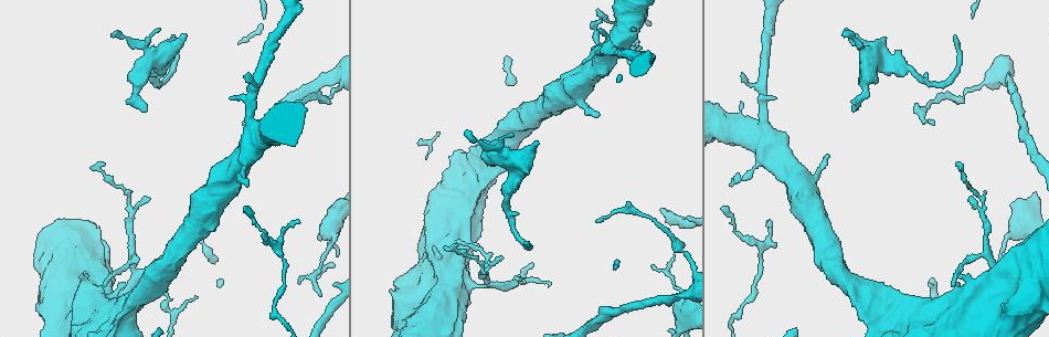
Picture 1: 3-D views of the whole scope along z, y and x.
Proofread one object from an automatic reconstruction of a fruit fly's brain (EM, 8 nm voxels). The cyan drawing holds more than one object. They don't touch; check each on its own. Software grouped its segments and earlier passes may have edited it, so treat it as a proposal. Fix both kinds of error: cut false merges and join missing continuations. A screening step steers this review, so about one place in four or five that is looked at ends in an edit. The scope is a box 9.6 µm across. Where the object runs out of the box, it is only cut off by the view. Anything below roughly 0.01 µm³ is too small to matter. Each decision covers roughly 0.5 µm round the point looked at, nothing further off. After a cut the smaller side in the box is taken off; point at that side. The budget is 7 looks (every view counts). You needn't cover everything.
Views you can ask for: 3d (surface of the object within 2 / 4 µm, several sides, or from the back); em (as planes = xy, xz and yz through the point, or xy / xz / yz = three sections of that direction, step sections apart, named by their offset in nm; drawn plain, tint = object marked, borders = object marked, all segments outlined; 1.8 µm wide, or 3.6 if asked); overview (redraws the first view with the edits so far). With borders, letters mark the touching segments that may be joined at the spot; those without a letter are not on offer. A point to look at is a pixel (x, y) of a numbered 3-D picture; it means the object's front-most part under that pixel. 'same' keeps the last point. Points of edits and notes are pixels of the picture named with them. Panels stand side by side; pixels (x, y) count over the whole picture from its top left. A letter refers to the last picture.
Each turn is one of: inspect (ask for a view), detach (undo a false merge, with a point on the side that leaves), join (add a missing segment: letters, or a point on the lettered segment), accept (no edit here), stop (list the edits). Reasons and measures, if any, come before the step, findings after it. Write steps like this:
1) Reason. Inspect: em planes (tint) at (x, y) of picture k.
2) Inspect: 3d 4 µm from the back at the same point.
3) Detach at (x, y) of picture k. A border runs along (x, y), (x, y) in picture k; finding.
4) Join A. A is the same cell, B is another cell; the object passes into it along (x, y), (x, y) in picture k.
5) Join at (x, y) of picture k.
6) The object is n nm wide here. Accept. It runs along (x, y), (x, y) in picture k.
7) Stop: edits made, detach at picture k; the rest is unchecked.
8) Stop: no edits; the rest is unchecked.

An open end. Inspect: 3d 2 µm at (957, 284) of picture 1.

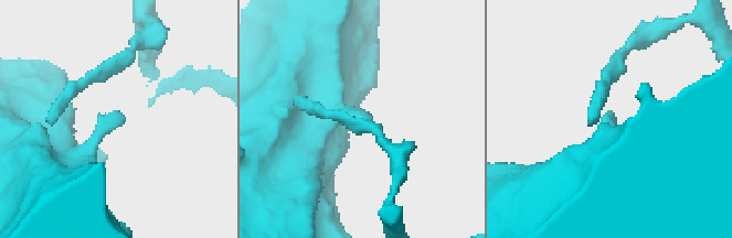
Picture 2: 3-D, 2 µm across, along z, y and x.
Inspect: em planes (tint) at (122, 114) of picture 2.

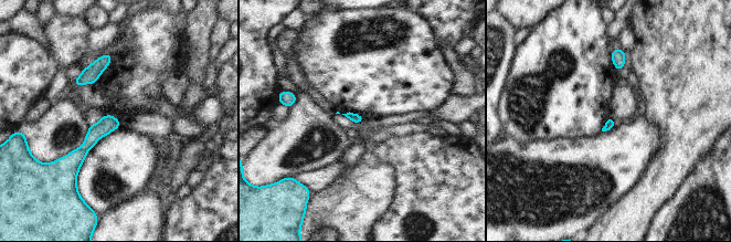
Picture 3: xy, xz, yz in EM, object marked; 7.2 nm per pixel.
Inspect: em planes (borders) at the same point.

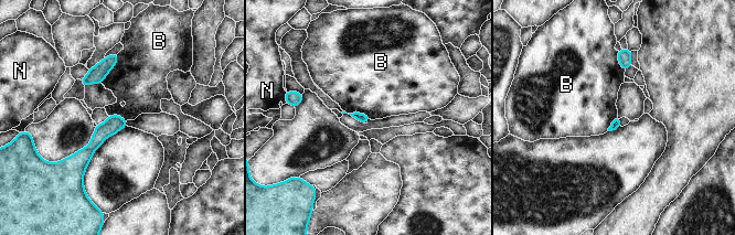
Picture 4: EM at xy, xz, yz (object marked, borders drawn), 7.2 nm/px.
Accept. B and N are other cells; none of them fits.

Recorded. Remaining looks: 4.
Small branch off a trunk. Inspect: em 3.6 µm planes (borders) at (252, 128) of picture 1.

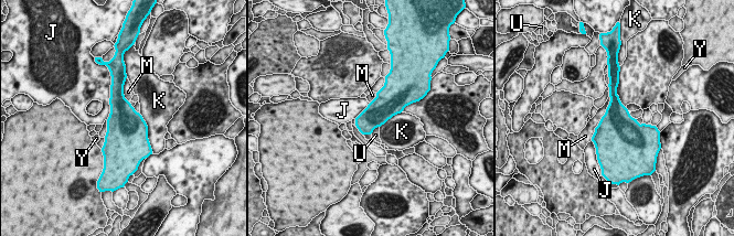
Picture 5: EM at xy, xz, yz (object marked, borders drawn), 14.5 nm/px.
Accept. J, K, M, U and Y are other cells; a border runs along (379, 126), (371, 135) in picture 5; all the same neuron.

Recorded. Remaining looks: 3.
Inspect: 3d 2 µm at (151, 80) of picture 1.

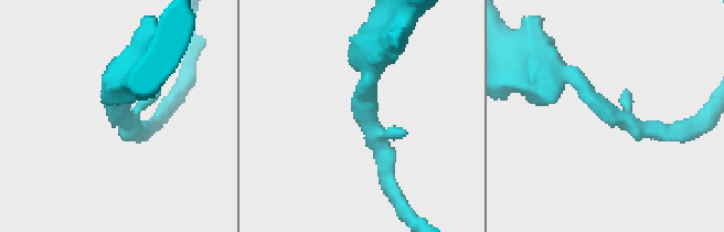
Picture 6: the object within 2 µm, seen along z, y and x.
Now the EM. Inspect: em yz step 8 (tint) at (591, 100) of picture 6.

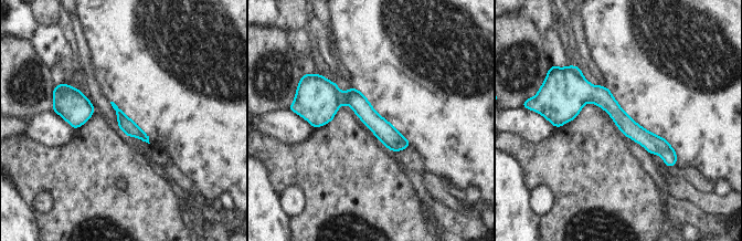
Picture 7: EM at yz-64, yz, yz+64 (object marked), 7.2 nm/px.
Inspect: em planes (borders) at the same point.

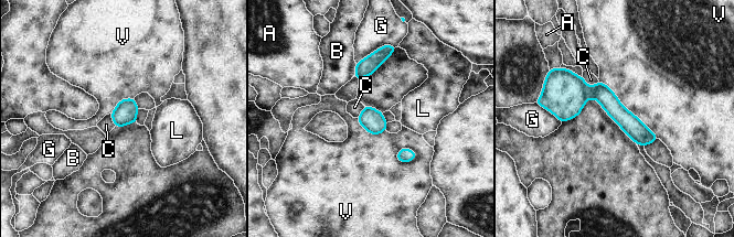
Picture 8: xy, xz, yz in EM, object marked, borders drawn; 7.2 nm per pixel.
The object is 150 nm wide here. Accept. A, B, C, G, L and V are other cells; it runs along (553, 104), (599, 93), (652, 138) in picture 8; continuous, no second neuron.

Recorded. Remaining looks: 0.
Stop: no edits; the rest is unchecked.

